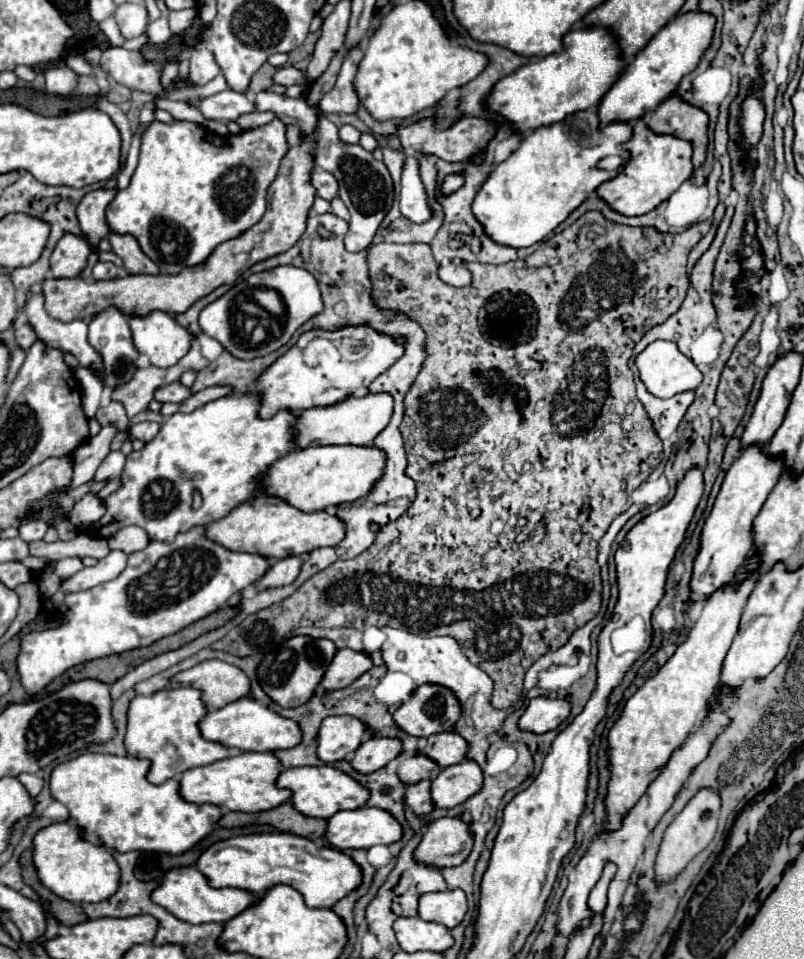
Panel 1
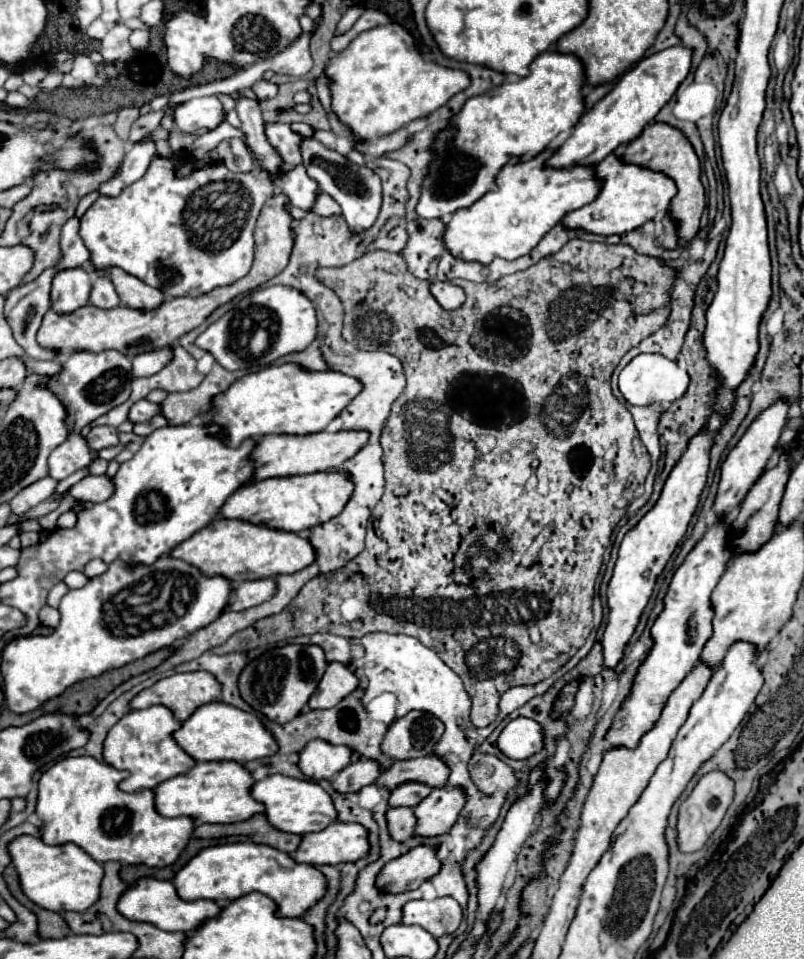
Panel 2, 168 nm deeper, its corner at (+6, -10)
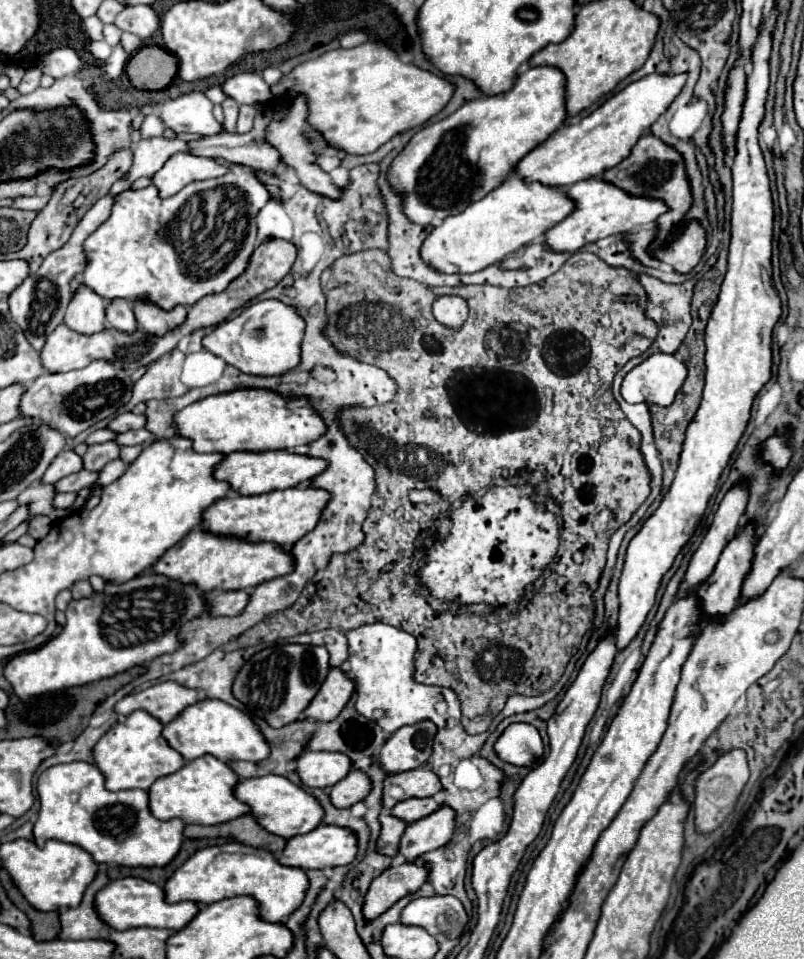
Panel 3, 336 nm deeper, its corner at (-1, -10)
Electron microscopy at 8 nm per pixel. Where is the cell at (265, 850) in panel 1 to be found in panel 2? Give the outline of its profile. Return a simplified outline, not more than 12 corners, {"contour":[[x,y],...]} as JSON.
{"contour":[[256,842],[204,848],[178,896],[262,892],[300,918],[328,890],[316,866]]}

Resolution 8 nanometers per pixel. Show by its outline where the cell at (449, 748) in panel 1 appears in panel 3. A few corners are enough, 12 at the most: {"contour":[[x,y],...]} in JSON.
{"contour":[[427,766],[391,774],[383,808],[409,798],[435,796],[441,782]]}

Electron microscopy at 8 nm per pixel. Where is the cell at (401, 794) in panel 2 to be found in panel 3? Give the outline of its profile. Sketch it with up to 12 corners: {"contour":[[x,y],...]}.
{"contour":[[409,798],[393,806],[391,814],[411,824],[433,814],[433,798]]}

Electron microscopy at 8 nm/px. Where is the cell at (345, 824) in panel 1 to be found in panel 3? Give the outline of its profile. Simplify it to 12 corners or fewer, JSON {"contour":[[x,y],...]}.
{"contour":[[319,824],[277,856],[301,870],[351,864],[351,830]]}

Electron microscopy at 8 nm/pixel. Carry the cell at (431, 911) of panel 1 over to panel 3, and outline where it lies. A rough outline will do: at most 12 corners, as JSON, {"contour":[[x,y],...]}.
{"contour":[[455,896],[411,900],[401,922],[459,938],[467,914]]}

